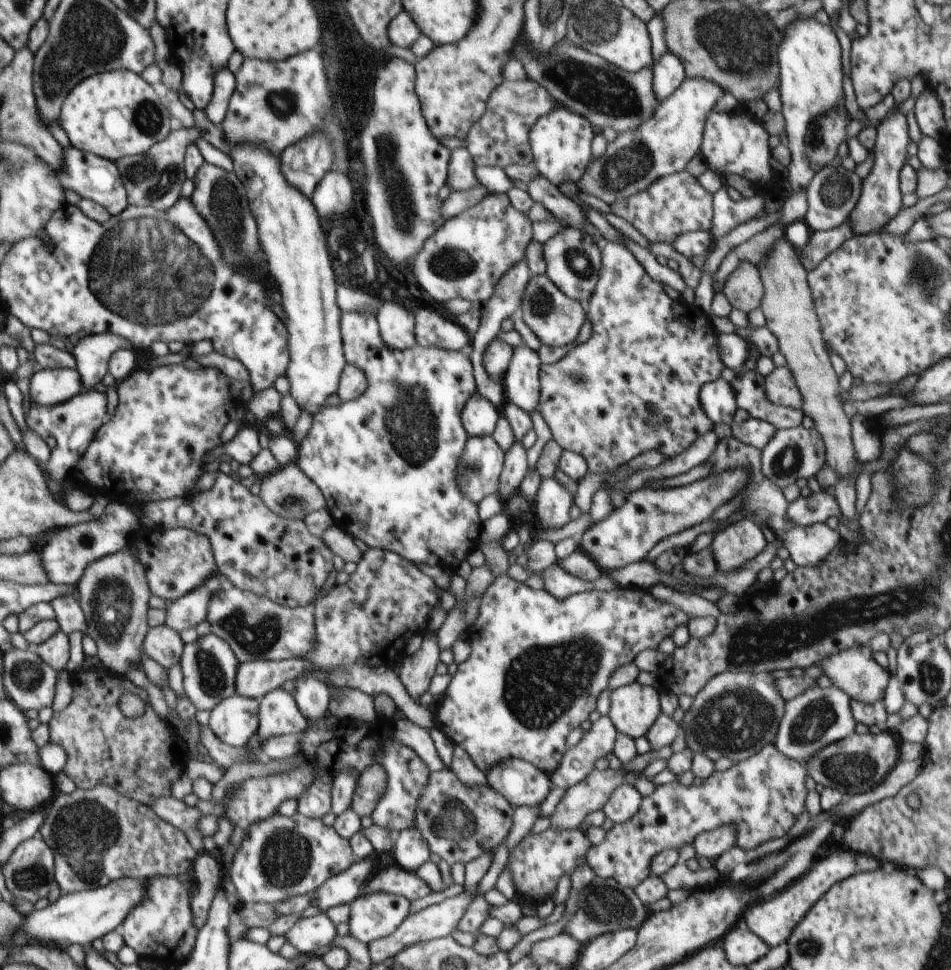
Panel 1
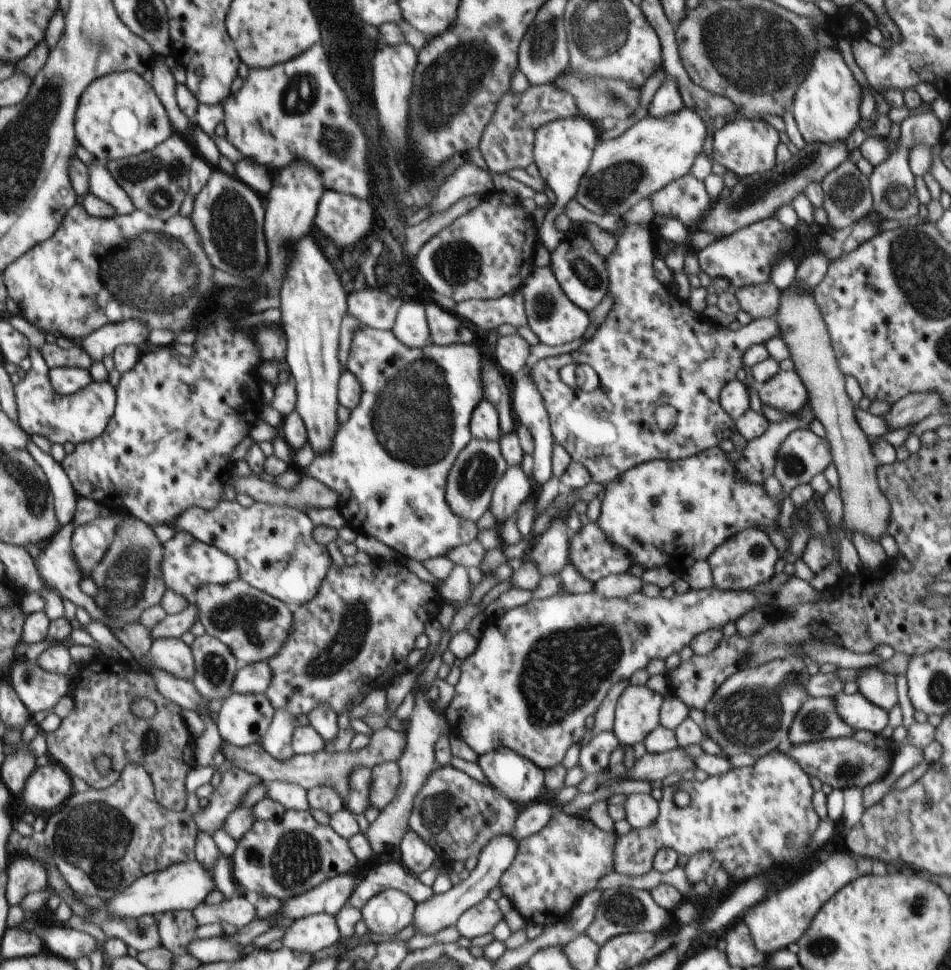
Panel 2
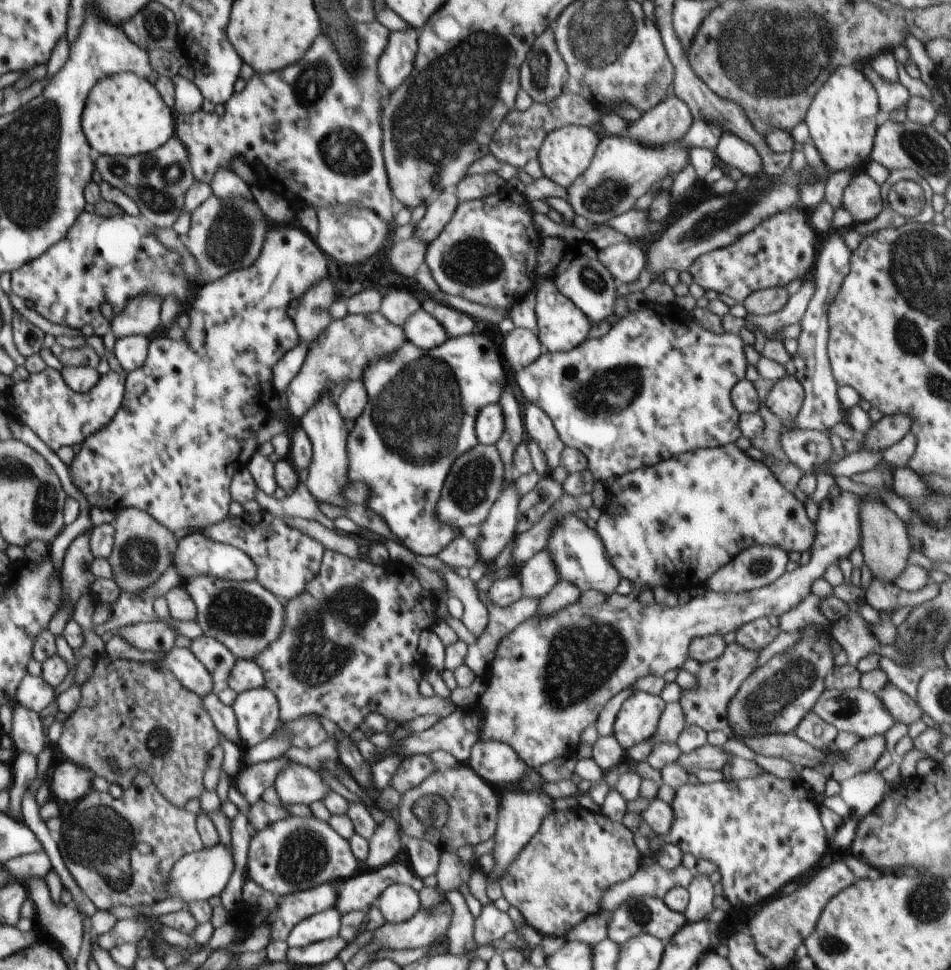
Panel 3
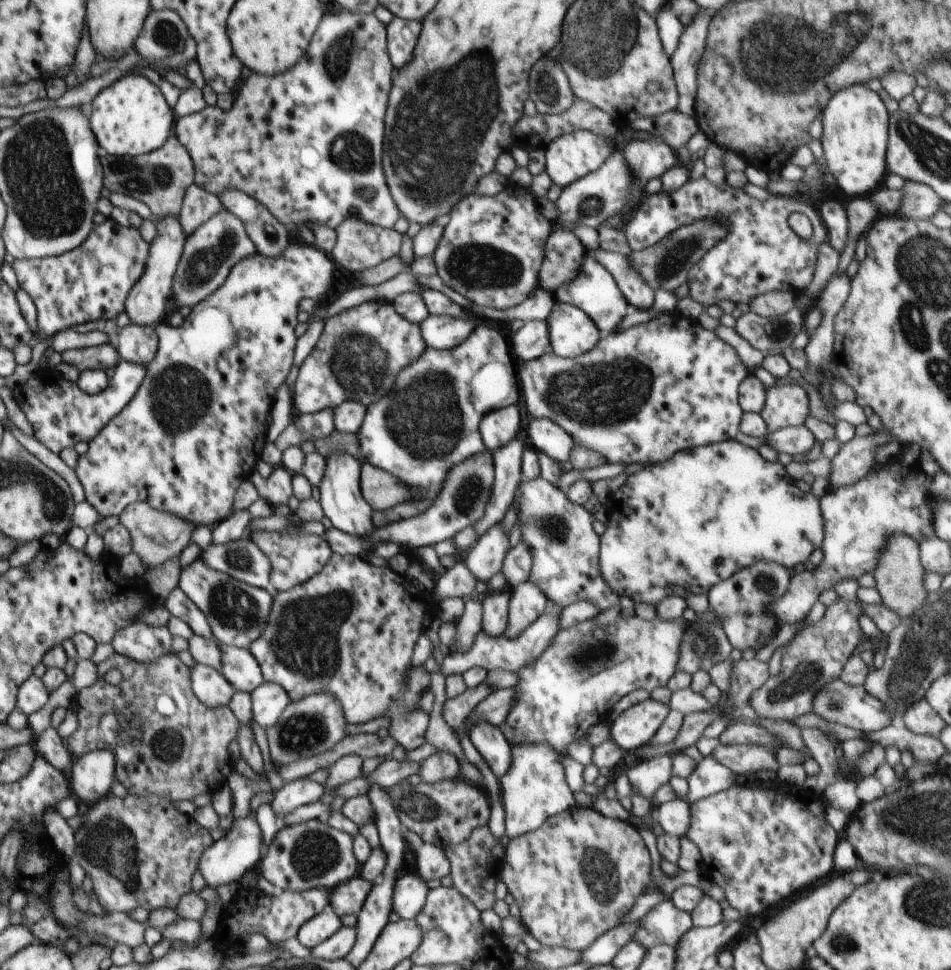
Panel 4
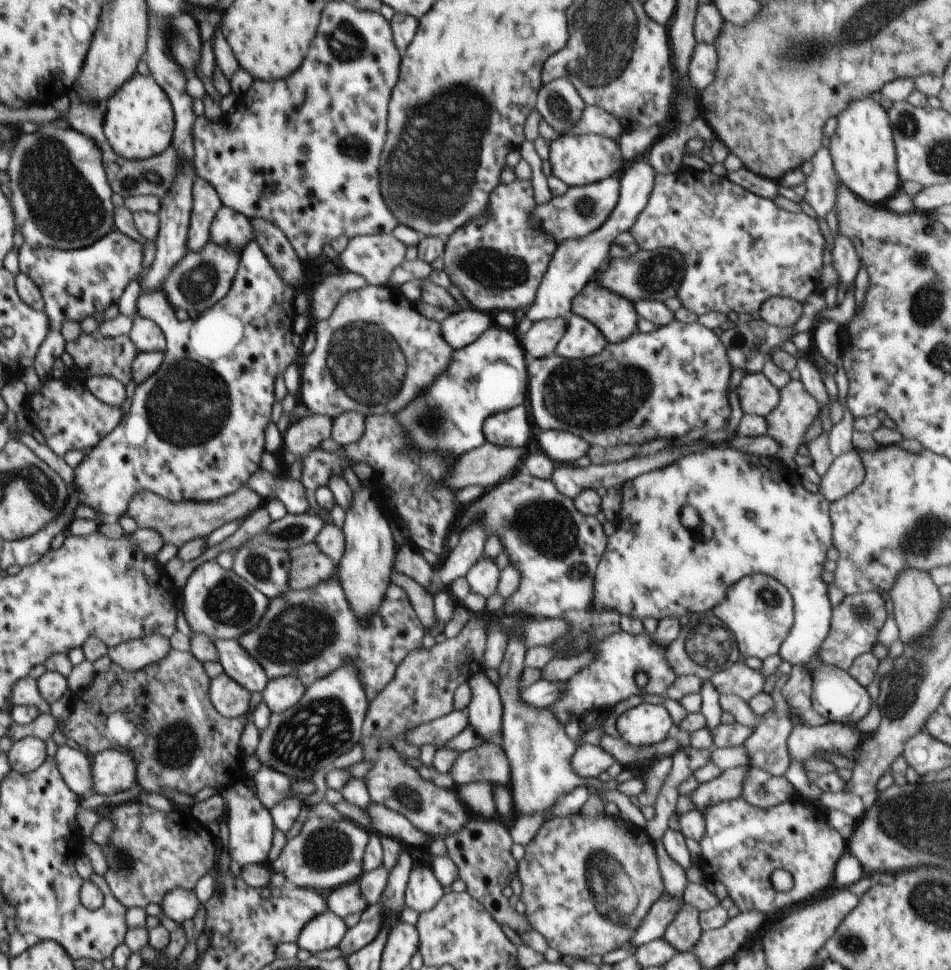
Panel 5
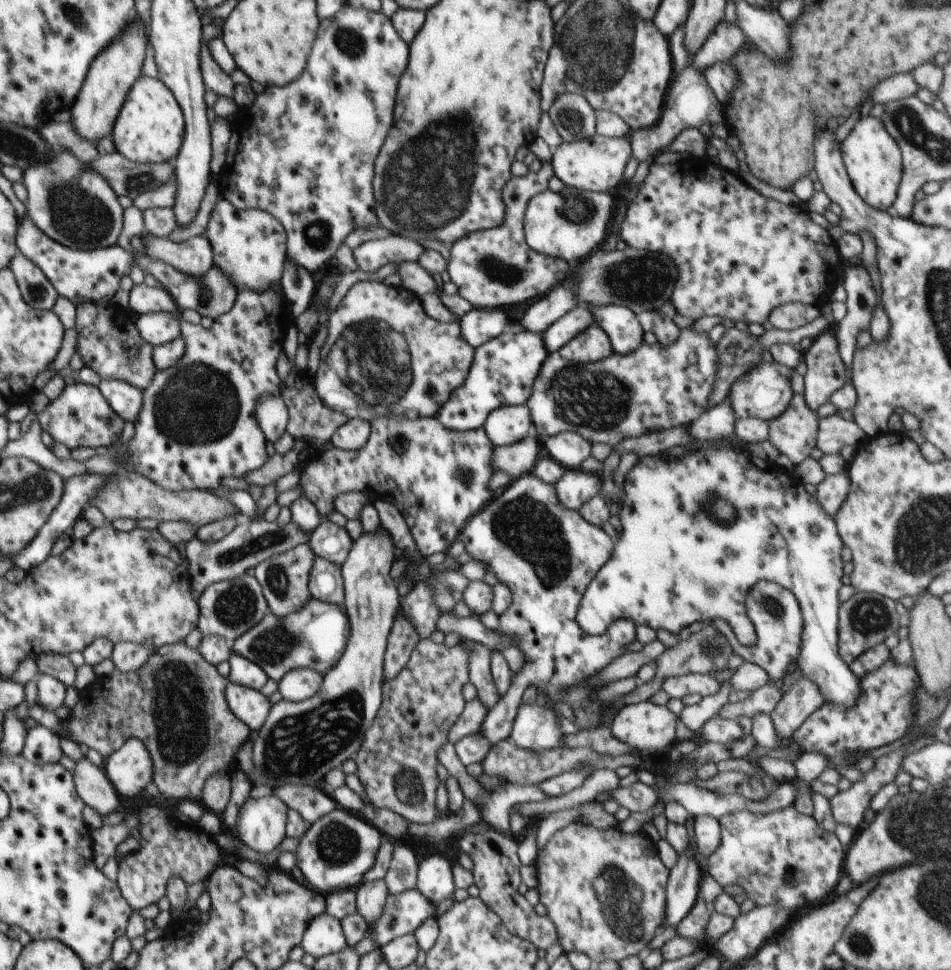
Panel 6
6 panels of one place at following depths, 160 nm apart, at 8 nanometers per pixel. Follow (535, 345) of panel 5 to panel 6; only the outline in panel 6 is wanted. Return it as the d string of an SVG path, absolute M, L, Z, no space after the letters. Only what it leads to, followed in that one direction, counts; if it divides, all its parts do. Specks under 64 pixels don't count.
M586 303L576 305L542 333L549 354L559 351L575 336L578 336L593 324L595 324L595 318L591 308Z

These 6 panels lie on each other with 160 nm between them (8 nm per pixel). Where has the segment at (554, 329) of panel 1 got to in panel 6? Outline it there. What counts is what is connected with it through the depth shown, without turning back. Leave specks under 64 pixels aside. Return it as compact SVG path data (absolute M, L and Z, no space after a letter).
M593 324L565 344L559 353L571 363L595 363L608 358L613 352L609 336Z

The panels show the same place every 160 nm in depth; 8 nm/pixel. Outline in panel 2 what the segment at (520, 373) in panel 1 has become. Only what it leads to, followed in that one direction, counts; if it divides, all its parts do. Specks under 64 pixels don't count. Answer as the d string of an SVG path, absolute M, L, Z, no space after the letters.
M527 370L522 372L519 376L515 376L515 379L514 392L511 395L513 412L518 422L517 424L524 425L532 435L535 447L531 456L533 458L533 473L530 479L534 487L541 488L553 476L552 457L556 442L551 431L551 424L542 395L532 382L529 372Z

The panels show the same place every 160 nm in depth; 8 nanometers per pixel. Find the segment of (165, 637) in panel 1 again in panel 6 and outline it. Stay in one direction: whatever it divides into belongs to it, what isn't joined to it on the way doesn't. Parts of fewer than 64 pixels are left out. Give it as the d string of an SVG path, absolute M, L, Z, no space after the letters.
M229 682L225 695L230 710L245 722L251 731L259 731L264 726L273 704L262 692Z

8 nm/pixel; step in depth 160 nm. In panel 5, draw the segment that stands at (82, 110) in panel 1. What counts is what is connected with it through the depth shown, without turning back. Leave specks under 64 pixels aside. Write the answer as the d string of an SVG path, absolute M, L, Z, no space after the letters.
M136 73L106 101L103 131L114 152L125 159L149 159L163 153L173 144L174 129L172 105L153 76Z

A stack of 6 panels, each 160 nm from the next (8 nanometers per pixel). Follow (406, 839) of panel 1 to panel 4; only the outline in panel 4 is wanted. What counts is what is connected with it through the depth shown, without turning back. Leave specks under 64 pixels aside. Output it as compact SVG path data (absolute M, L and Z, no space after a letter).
M424 843L414 853L419 875L426 882L440 881L440 878L450 874L450 861L440 847Z

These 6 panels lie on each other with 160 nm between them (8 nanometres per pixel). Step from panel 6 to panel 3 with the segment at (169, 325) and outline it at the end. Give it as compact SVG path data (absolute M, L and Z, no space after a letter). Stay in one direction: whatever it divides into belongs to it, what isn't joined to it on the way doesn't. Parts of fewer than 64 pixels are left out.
M144 335L118 337L115 342L114 354L117 356L124 371L140 368L149 353L149 340Z

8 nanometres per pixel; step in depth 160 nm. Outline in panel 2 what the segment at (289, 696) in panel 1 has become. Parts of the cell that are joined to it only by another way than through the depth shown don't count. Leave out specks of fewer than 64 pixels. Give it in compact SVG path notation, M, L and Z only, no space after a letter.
M275 710L272 724L261 738L262 748L277 761L287 761L295 755L292 746L295 719L289 712Z

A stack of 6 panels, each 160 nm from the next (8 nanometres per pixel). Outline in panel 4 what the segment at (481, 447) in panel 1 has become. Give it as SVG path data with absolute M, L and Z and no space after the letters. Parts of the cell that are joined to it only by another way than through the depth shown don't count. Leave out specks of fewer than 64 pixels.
M492 452L478 453L463 463L454 465L454 468L449 470L442 492L436 496L438 500L420 515L409 519L400 519L385 527L378 527L373 533L362 538L342 532L334 526L325 529L323 537L331 551L342 556L362 556L366 550L372 550L377 544L389 541L399 544L400 548L409 546L418 549L421 546L435 546L439 542L450 540L458 531L466 526L472 526L479 518L482 518L492 492L494 477Z

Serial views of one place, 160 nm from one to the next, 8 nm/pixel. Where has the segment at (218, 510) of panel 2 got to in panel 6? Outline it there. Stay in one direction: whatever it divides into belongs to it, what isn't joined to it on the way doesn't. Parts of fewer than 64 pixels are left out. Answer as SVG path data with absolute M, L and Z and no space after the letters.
M315 556L309 576L309 591L314 599L342 607L345 601L345 588L341 566Z

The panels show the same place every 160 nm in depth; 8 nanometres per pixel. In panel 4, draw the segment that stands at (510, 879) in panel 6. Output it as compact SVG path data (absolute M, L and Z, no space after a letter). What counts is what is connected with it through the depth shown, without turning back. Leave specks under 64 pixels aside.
M488 825L476 827L460 845L448 847L445 855L451 864L450 876L453 880L452 887L456 887L470 902L481 911L490 910L496 902L494 889L501 880L501 870L505 865L507 847L502 847L500 839L490 831Z

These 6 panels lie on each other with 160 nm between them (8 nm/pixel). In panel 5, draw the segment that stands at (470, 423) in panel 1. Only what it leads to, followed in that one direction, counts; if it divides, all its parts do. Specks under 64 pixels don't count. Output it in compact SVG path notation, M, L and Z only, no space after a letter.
M524 405L489 416L483 424L485 440L501 447L527 446L530 438L530 422Z

